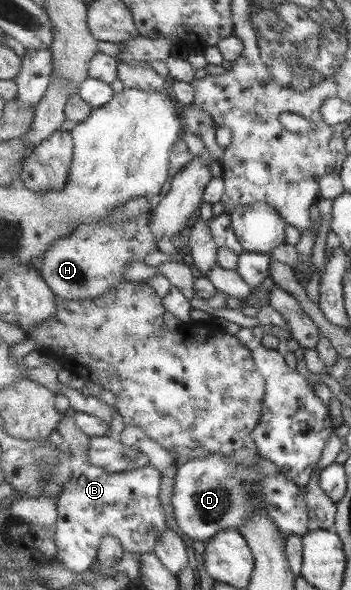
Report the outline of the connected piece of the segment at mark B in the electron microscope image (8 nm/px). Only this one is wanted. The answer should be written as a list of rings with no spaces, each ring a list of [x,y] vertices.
[[[85,462],[75,468],[69,485],[60,494],[58,504],[58,521],[55,526],[58,553],[65,567],[74,572],[85,572],[96,562],[98,550],[104,536],[113,535],[120,540],[127,553],[153,553],[159,539],[168,531],[167,514],[159,498],[161,490],[161,472],[152,465],[126,470],[109,472],[104,468]]]

